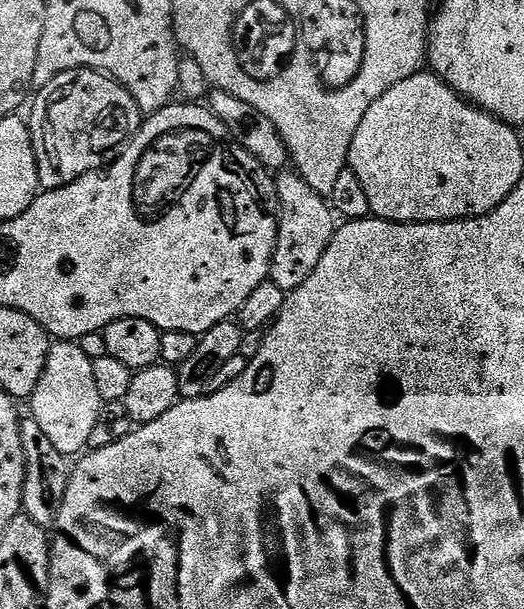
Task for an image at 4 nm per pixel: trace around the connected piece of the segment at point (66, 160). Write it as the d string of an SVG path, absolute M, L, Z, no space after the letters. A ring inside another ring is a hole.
M75 68L66 73L66 76L67 79L60 82L65 84L50 83L35 93L36 105L32 108L32 116L30 115L32 145L36 151L40 187L44 190L61 188L86 174L101 171L116 159L142 123L140 107L134 102L132 95L111 76L94 68Z

